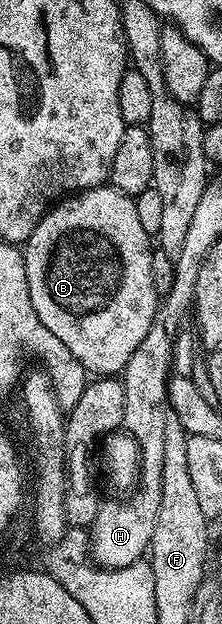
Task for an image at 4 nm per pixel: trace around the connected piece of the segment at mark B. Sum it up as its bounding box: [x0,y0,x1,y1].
[23,184,157,376]

